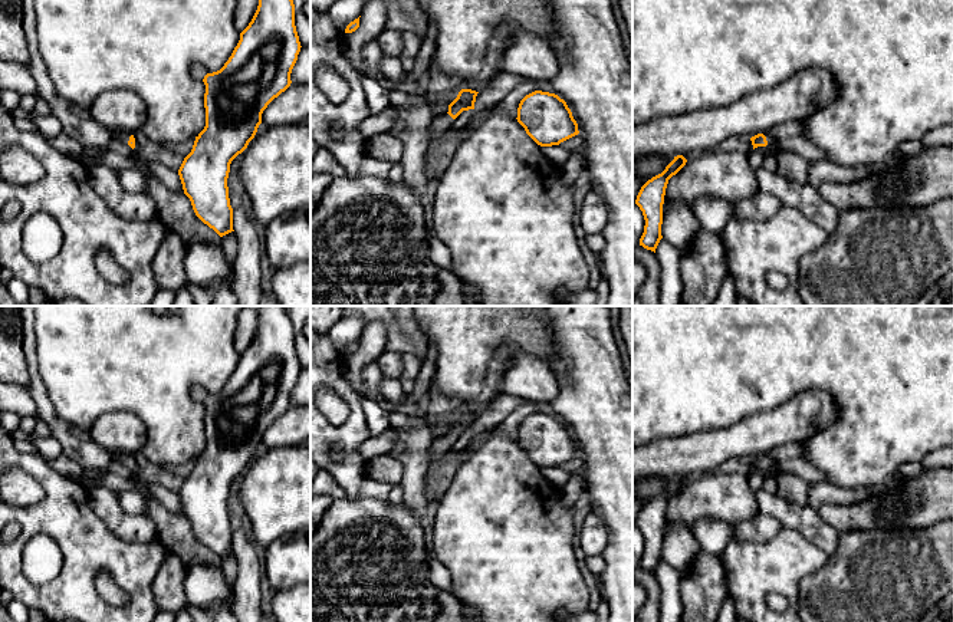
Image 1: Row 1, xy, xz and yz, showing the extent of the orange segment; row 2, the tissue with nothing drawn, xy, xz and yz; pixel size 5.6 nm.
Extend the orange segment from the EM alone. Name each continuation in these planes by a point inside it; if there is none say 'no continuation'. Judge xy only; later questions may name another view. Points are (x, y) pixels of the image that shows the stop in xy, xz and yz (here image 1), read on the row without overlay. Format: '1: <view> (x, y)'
1: xy (120, 457)

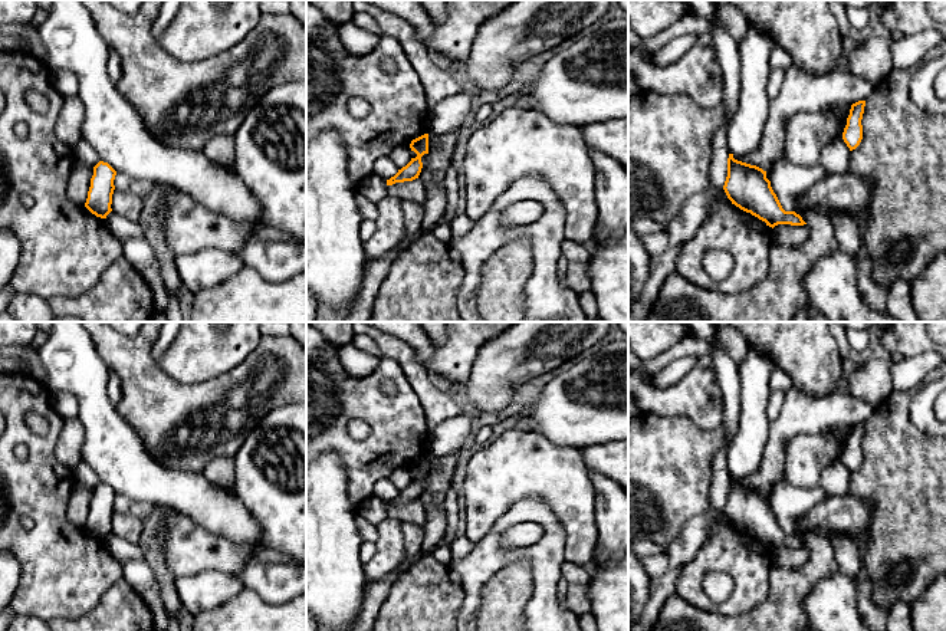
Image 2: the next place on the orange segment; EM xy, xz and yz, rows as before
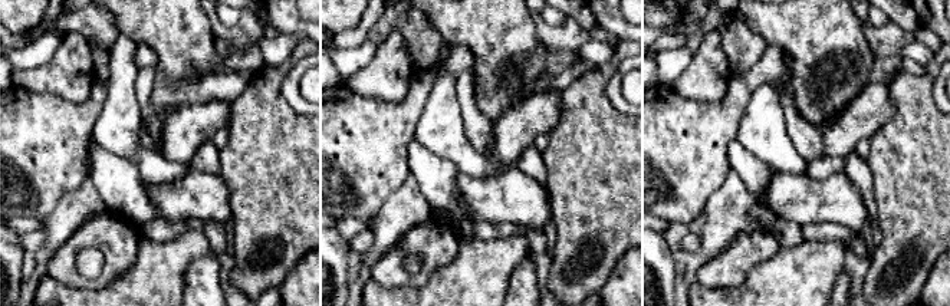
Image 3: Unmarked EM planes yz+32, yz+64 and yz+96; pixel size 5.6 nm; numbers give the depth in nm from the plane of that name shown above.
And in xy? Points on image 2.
no continuation

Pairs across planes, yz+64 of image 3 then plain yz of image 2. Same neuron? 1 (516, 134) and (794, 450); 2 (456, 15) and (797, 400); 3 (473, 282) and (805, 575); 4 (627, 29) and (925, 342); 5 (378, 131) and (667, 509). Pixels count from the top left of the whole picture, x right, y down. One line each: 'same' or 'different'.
1: same
2: different
3: same
4: same
5: same

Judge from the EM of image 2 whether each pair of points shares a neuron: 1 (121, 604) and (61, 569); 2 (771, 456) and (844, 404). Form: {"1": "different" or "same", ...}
{"1": "different", "2": "same"}

